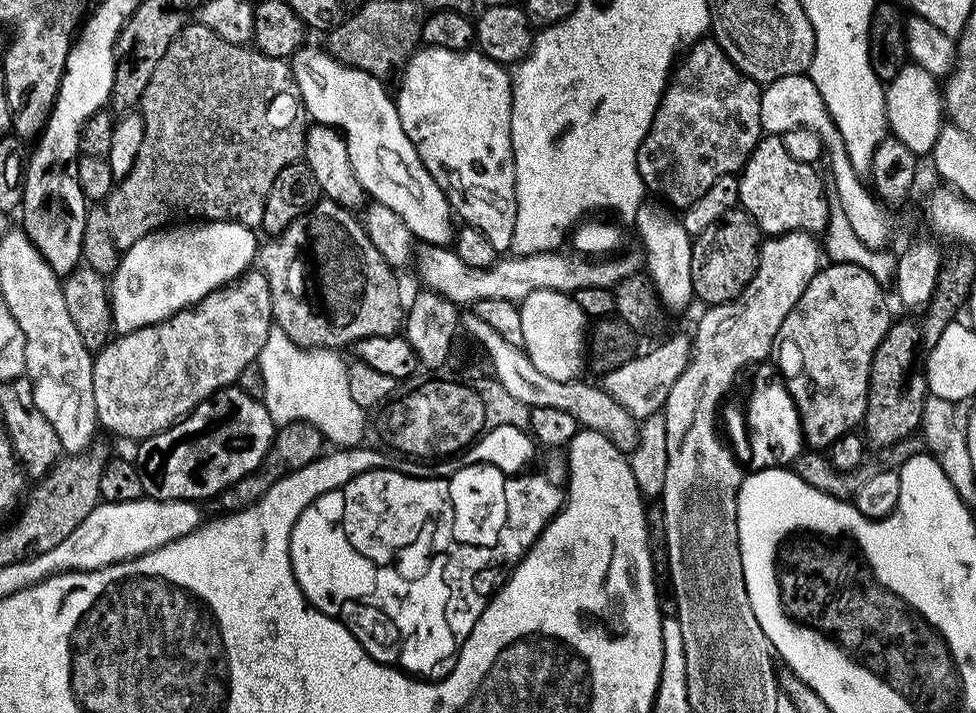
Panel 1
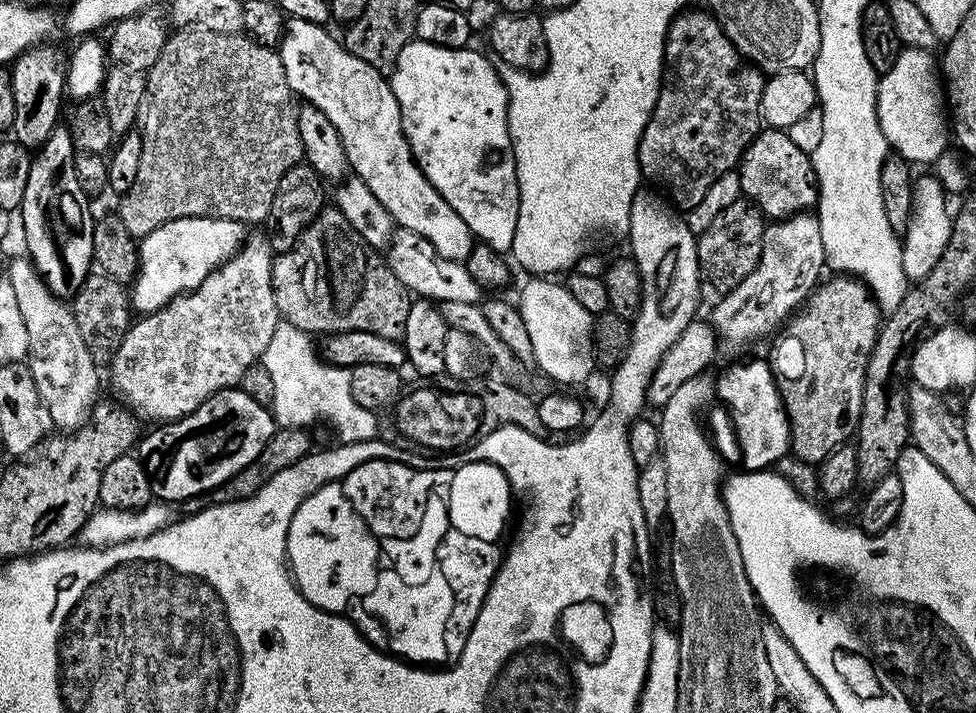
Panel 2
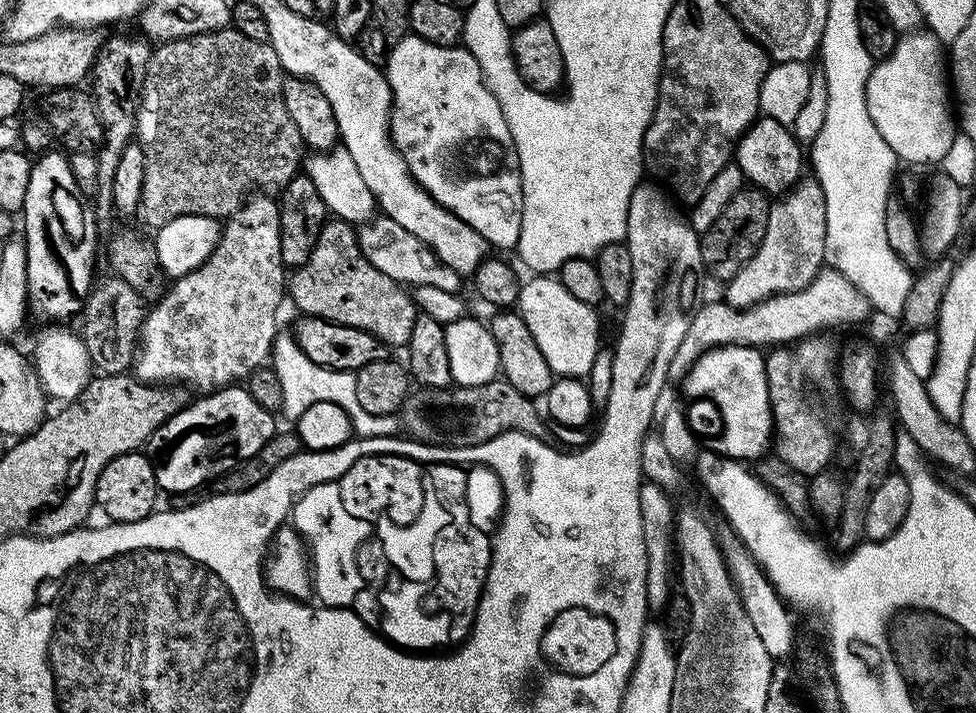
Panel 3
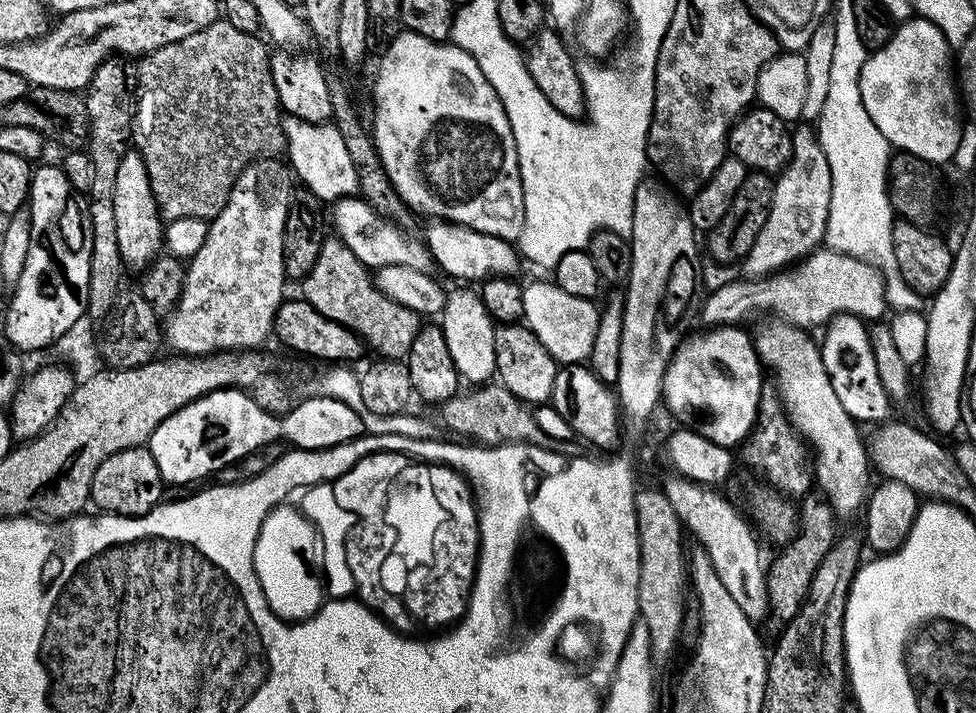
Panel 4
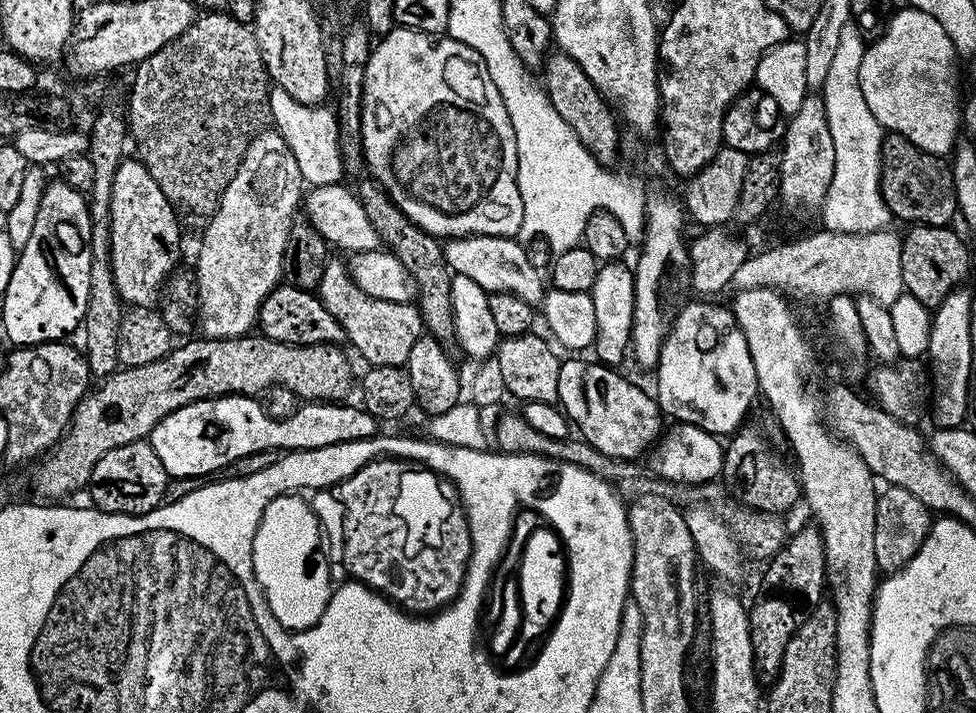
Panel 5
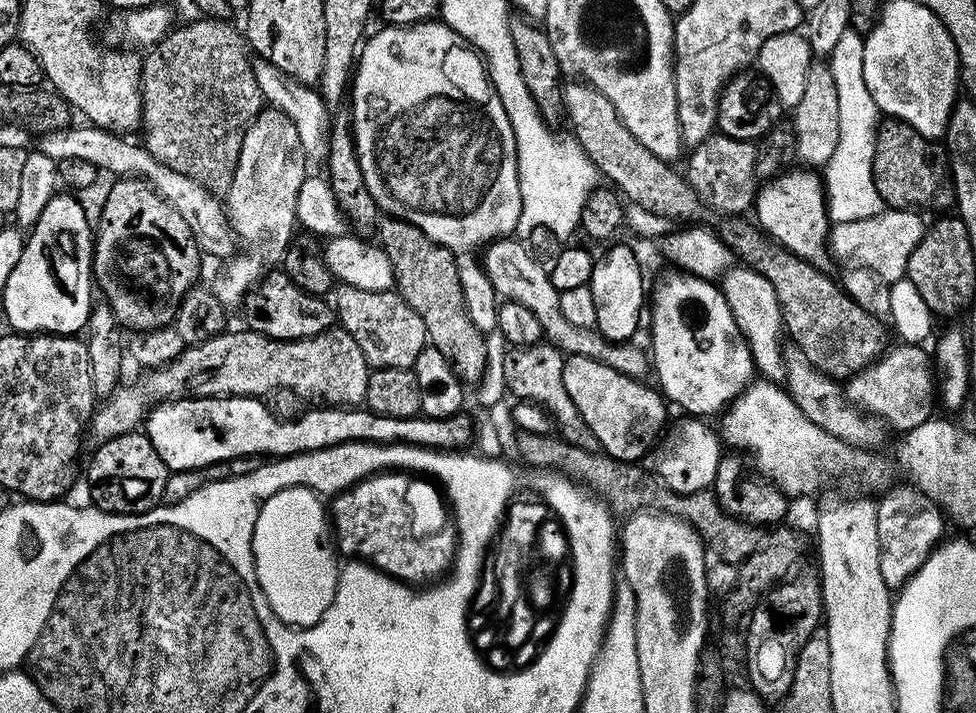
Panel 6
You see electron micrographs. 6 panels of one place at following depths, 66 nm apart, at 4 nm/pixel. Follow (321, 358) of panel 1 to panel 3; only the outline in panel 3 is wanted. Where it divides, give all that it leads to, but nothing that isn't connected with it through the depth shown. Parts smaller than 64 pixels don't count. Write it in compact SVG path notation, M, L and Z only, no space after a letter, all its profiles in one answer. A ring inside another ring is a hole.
M277 335L272 343L270 367L278 374L278 382L282 382L282 416L289 422L299 420L314 402L334 402L346 410L352 423L352 431L357 437L395 436L401 431L402 424L395 415L379 416L370 414L358 403L358 386L354 372L339 372L326 366L318 366L318 362L310 362L310 358L301 350L295 335Z

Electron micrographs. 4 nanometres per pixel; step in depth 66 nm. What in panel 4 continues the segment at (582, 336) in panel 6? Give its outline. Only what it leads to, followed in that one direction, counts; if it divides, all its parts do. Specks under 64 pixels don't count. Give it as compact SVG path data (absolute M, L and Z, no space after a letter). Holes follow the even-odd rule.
M433 219L432 224L422 235L423 243L427 245L432 256L432 263L437 269L441 268L448 276L456 280L476 280L483 282L494 276L515 277L516 271L522 265L522 257L509 241L482 234L473 228L461 224L452 224L448 220Z

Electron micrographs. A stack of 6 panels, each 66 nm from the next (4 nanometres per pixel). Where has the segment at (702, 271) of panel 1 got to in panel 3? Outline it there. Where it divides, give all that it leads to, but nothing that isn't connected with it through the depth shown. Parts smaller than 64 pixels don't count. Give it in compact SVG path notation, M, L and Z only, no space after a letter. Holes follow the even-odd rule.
M751 186L742 188L731 199L729 205L723 210L722 217L710 226L710 230L701 233L700 258L706 272L709 271L721 282L730 281L736 276L738 270L757 252L762 242L771 205L767 193Z

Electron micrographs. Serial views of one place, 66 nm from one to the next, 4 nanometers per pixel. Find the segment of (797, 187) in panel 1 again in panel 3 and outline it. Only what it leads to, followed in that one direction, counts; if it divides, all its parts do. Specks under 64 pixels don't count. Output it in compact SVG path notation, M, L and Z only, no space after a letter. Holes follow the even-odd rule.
M761 115L742 134L736 143L734 163L740 167L745 181L751 187L758 188L767 194L783 194L800 183L805 175L806 156L800 153L801 141L792 133L791 127L774 118Z

